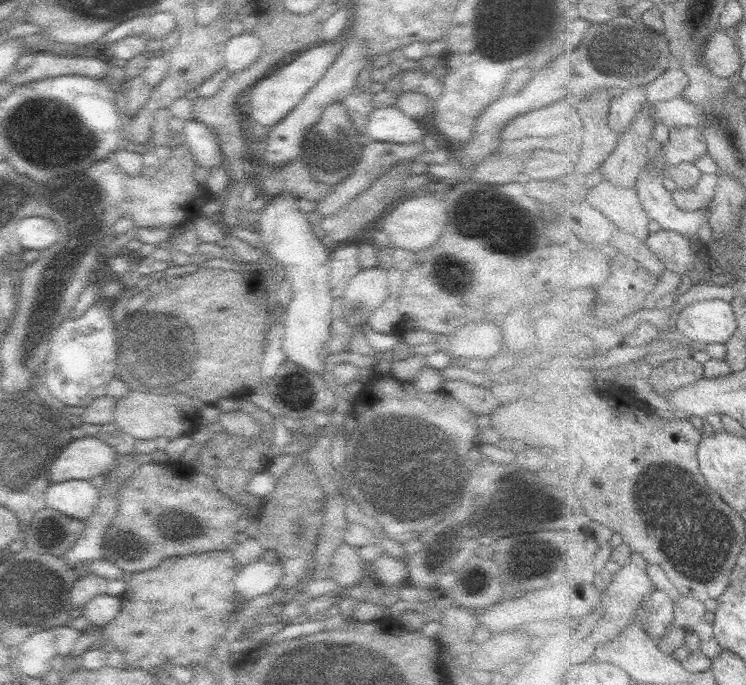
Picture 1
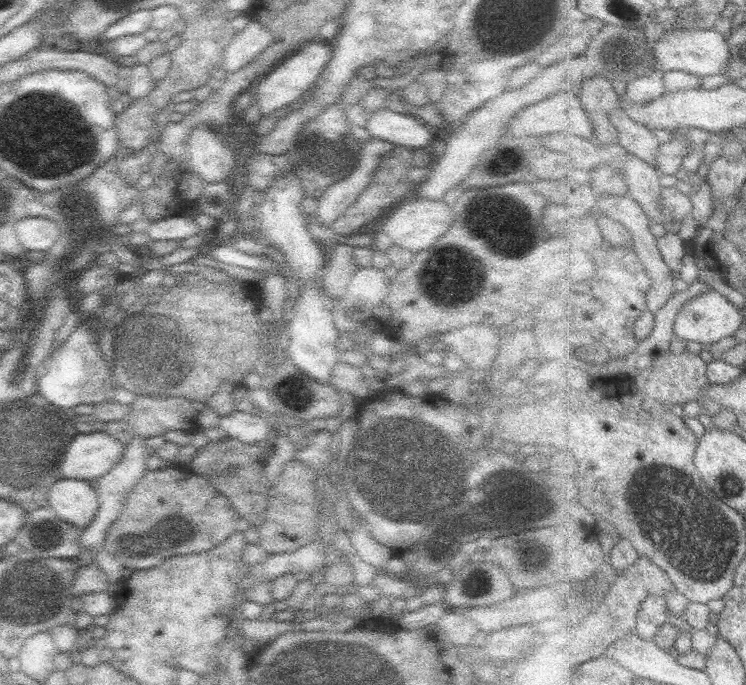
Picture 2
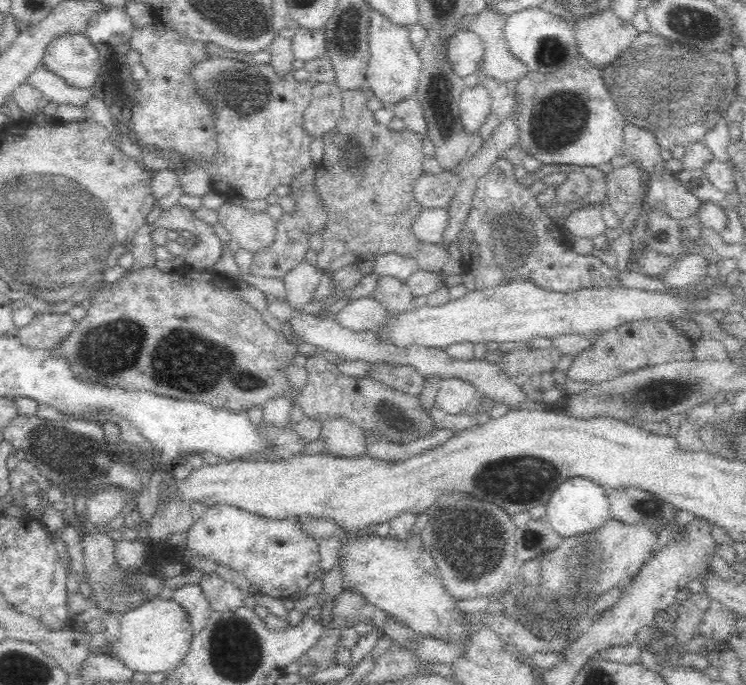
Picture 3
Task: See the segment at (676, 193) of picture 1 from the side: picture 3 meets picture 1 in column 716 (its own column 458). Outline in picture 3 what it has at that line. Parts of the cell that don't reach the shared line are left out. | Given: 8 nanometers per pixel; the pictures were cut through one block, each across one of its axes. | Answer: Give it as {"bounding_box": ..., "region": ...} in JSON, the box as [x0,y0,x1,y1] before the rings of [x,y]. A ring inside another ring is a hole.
{"bounding_box":[414,172,460,208],"region":[[[459,172],[424,173],[414,184],[414,197],[422,208],[446,208],[460,186]]]}

